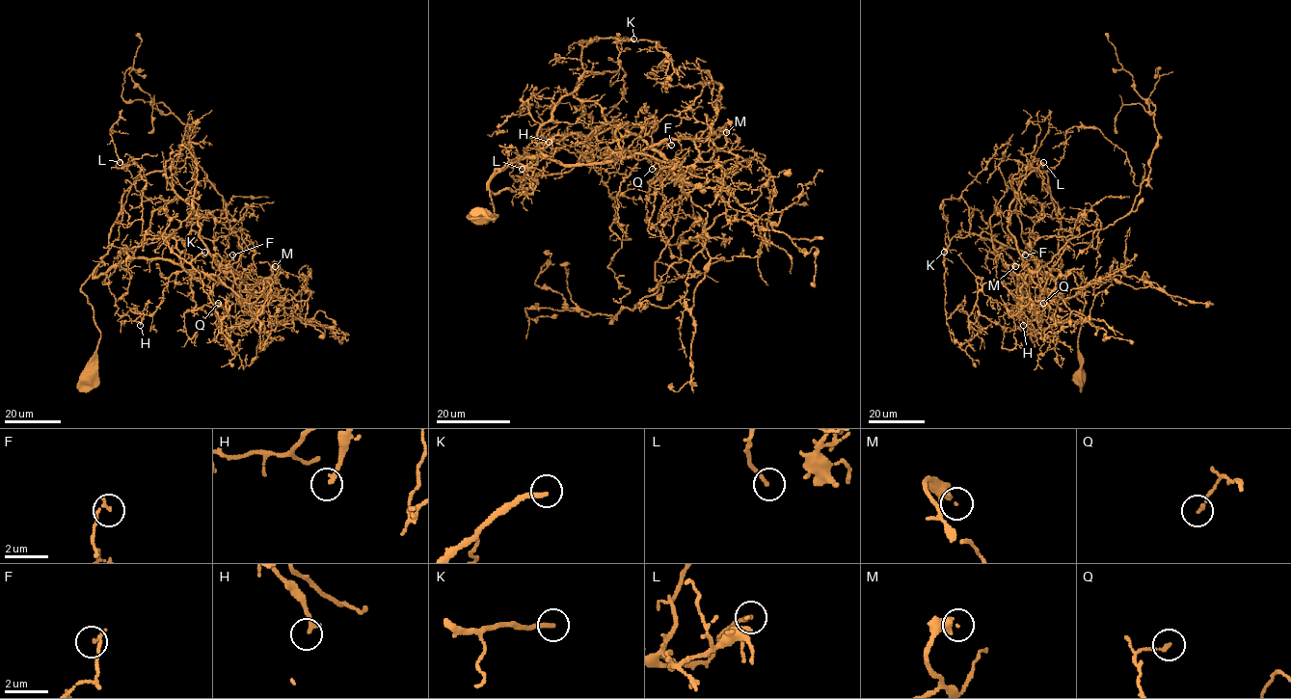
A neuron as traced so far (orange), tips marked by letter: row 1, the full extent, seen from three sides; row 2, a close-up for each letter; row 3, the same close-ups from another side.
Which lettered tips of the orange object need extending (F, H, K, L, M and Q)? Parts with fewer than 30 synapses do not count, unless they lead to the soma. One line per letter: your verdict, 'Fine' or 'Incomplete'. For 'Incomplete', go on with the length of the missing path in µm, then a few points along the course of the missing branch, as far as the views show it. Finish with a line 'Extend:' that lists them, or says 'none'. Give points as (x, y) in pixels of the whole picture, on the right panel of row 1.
F: Fine
H: Fine
K: Incomplete. Missing length about 50 µm. Course of what is missing: (944, 252), (957, 236), (968, 239), (972, 231), (966, 214), (965, 194), (972, 187)
L: Fine
M: Fine
Q: Fine
Extend: K

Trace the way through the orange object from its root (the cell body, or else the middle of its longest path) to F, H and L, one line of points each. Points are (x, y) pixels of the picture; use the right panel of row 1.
F: (1080, 377), (1083, 273), (1072, 268), (1052, 278), (1035, 258), (1039, 265), (1028, 274), (1025, 255)
H: (1080, 377), (1083, 273), (1048, 276), (1026, 253), (983, 239), (983, 231), (1022, 281), (1016, 309), (1023, 325)
L: (1080, 377), (1083, 273), (1072, 268), (1059, 276), (1060, 221), (1050, 189), (1035, 168), (1021, 169), (1043, 162)

